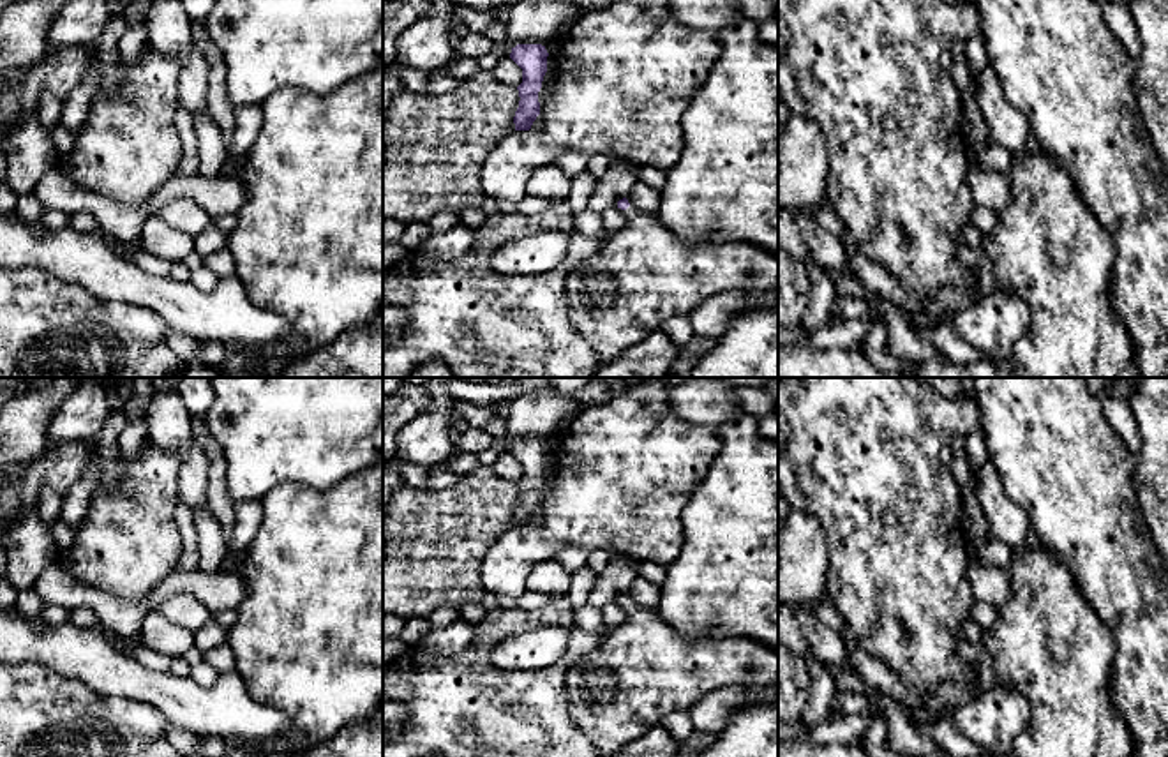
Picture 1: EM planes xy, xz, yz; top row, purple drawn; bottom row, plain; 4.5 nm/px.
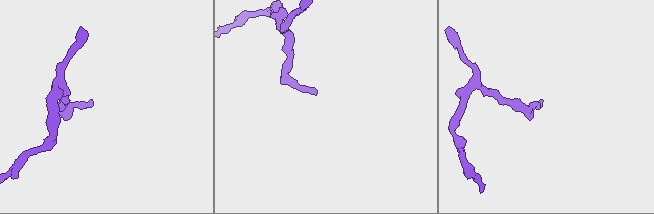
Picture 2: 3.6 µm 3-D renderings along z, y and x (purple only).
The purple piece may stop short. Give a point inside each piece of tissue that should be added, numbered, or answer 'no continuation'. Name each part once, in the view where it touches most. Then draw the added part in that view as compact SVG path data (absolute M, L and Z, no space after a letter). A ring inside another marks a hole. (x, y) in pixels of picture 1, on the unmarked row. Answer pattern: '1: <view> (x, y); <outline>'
1: xz (643, 671); M628 602L625 609L625 623L609 630L603 641L580 656L565 678L570 716L602 757L609 757L626 743L639 739L651 727L662 723L669 713L688 711L715 690L778 686L778 651L745 637L702 635L685 639L662 618L658 607L644 609Z

